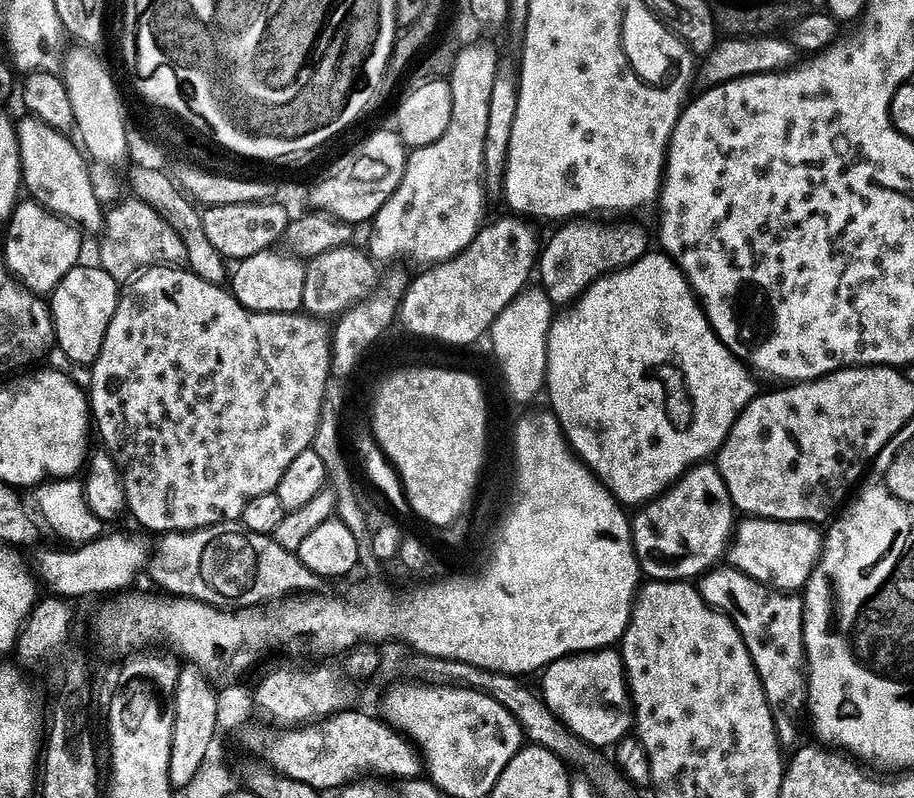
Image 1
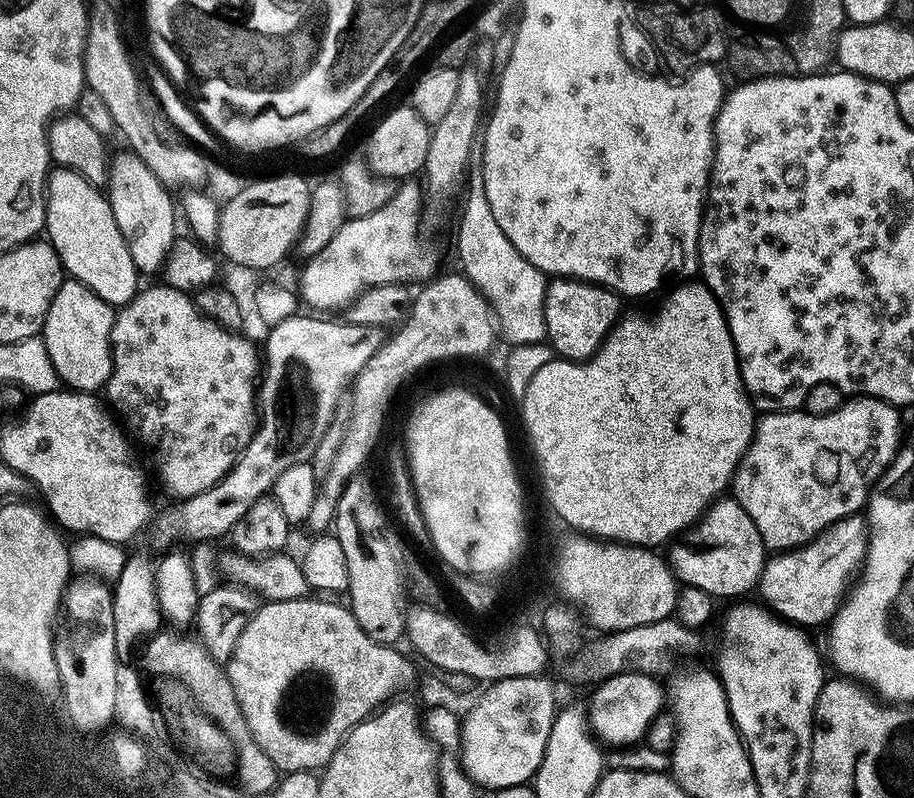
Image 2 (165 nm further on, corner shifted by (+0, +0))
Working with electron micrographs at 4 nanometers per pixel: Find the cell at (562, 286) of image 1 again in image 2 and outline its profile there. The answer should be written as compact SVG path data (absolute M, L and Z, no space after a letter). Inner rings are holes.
M553 279L545 298L547 343L561 360L583 362L599 352L612 329L623 315L623 297L602 288L600 285L586 284L578 280Z

